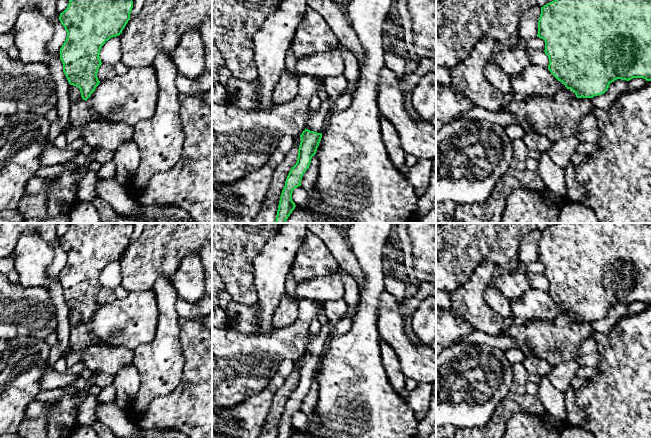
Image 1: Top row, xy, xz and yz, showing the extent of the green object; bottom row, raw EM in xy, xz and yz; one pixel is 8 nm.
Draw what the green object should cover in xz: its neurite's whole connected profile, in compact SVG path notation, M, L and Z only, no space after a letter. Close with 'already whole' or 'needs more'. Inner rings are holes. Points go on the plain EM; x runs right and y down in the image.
M333 323L322 325L320 332L310 336L306 352L300 359L301 366L298 373L296 388L291 392L282 414L277 438L291 438L296 429L292 424L293 414L301 410L301 404L309 392L312 381L316 378L322 362L322 356L326 352L327 343L333 332Z; needs more

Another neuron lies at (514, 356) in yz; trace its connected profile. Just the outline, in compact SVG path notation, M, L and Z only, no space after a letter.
M509 349L505 351L505 355L512 365L515 363L522 363L525 358L523 352L516 349Z

